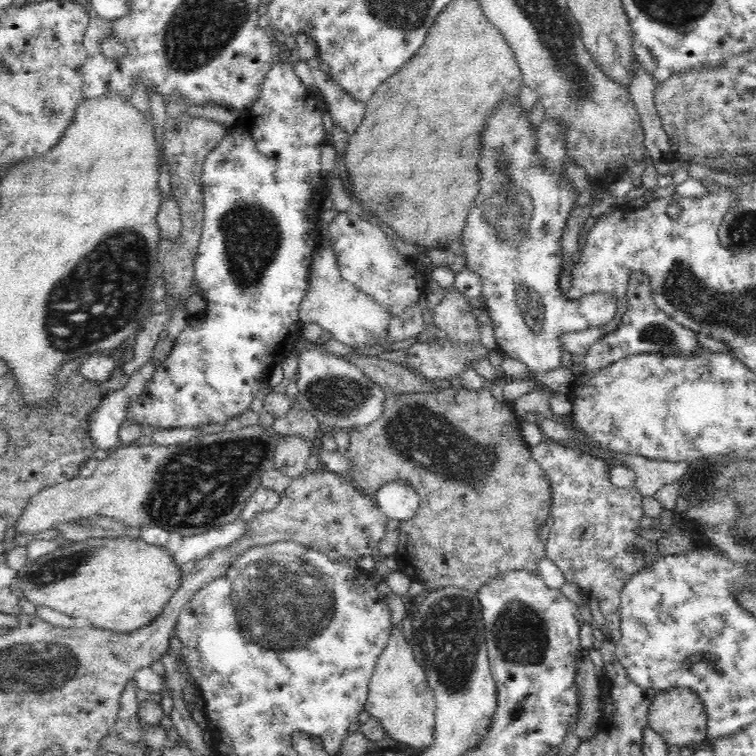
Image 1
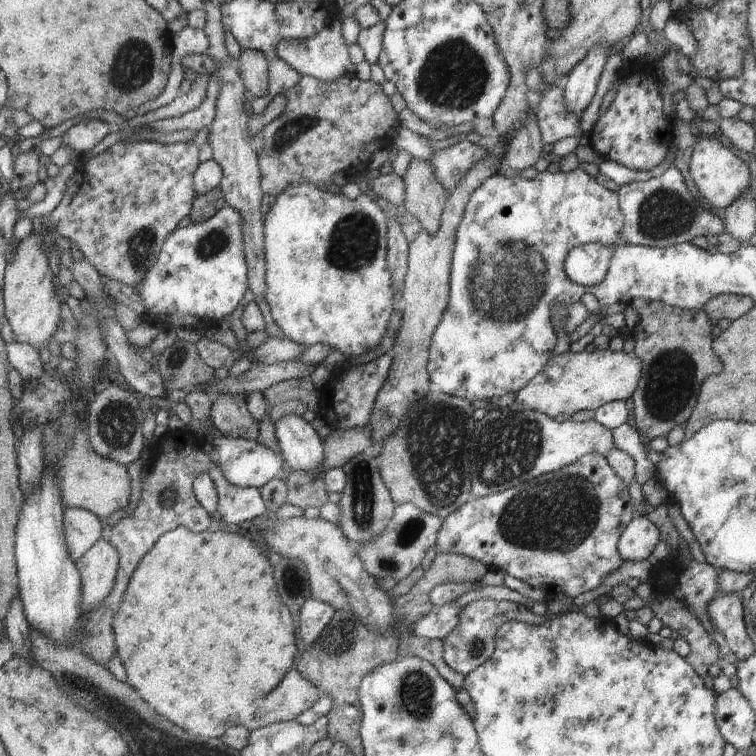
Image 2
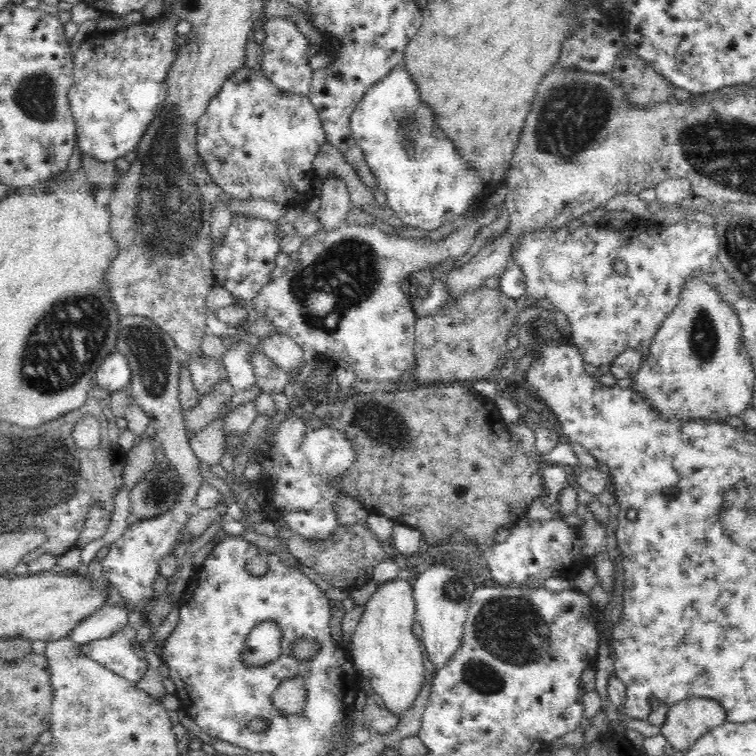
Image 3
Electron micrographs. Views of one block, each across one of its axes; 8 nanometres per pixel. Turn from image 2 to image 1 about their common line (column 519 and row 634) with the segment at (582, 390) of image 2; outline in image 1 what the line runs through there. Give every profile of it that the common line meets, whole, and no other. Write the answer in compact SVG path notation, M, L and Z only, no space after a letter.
M392 624L388 644L375 664L365 710L372 719L378 720L384 726L388 736L396 740L399 747L410 745L420 748L431 743L435 729L434 694L429 688L424 667L416 660L413 647L398 624Z

